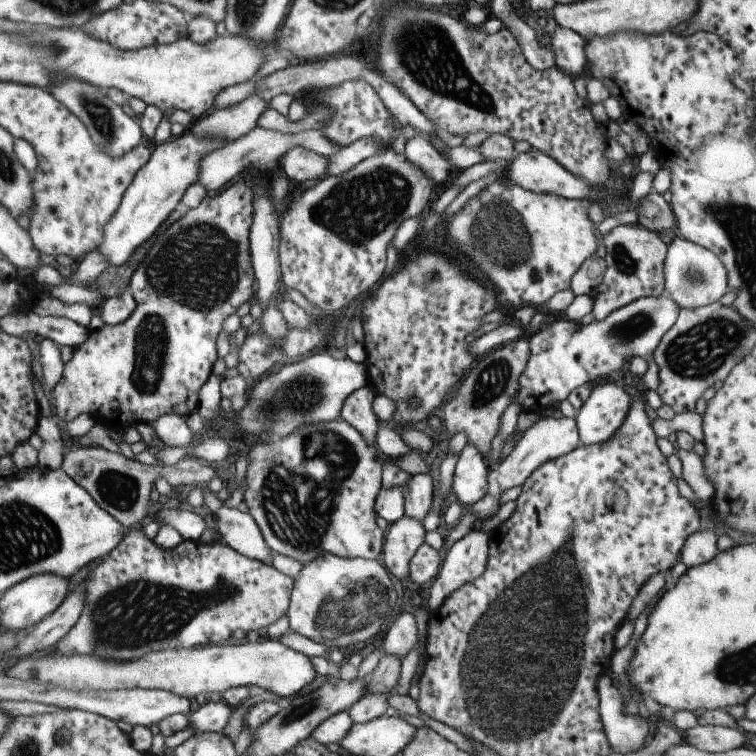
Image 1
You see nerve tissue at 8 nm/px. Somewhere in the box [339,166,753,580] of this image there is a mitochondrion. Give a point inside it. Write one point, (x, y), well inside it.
(497, 239)

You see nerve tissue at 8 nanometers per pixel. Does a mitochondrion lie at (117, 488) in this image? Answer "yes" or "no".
yes

